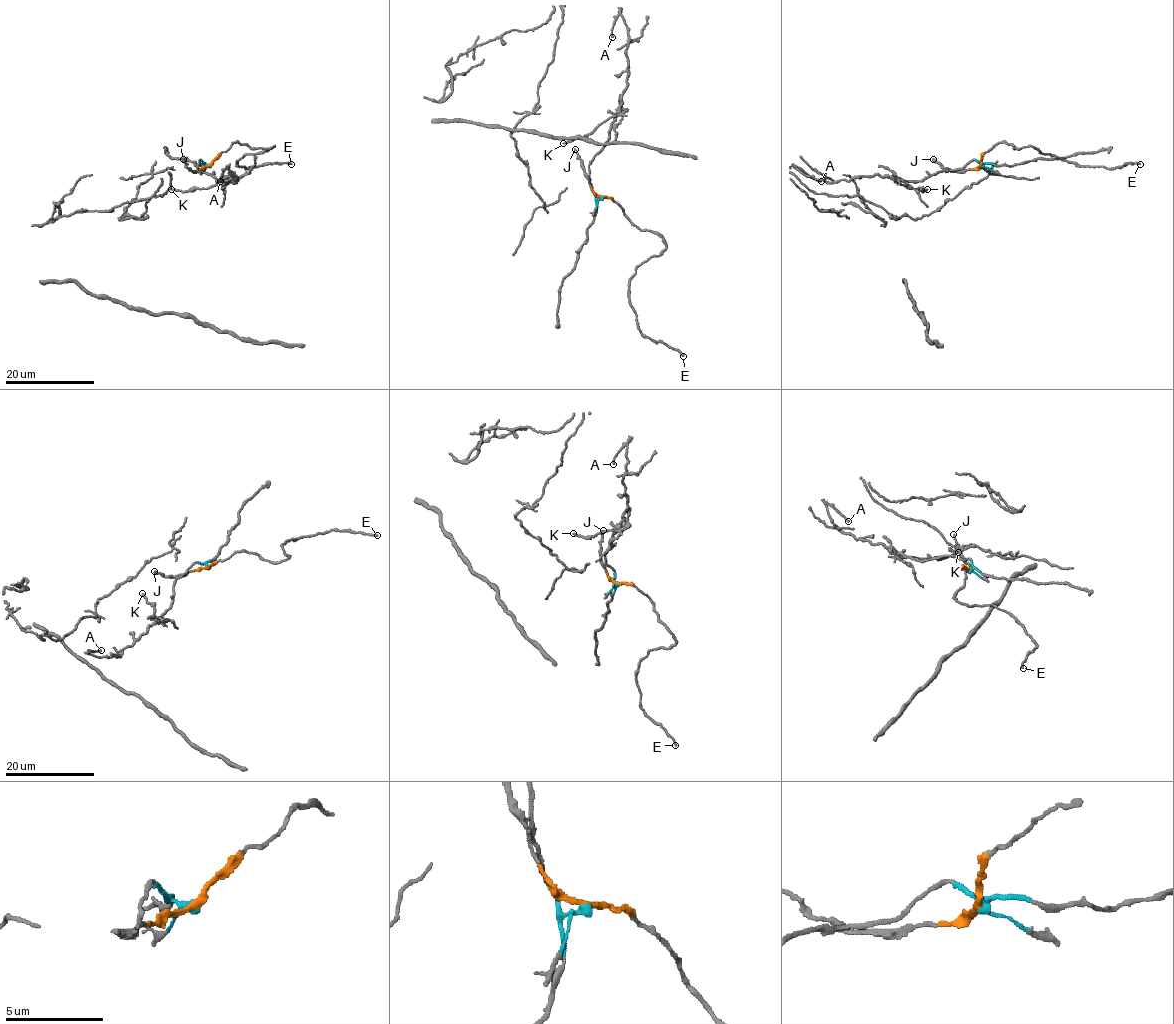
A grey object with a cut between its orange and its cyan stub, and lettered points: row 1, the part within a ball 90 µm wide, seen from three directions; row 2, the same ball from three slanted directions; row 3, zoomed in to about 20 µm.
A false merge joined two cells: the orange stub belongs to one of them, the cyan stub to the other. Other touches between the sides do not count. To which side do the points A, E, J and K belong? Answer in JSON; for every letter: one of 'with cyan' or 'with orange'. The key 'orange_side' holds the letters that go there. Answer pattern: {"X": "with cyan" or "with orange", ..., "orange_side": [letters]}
{"A": "with cyan", "E": "with orange", "J": "with orange", "K": "with cyan", "orange_side": ["E", "J"]}

